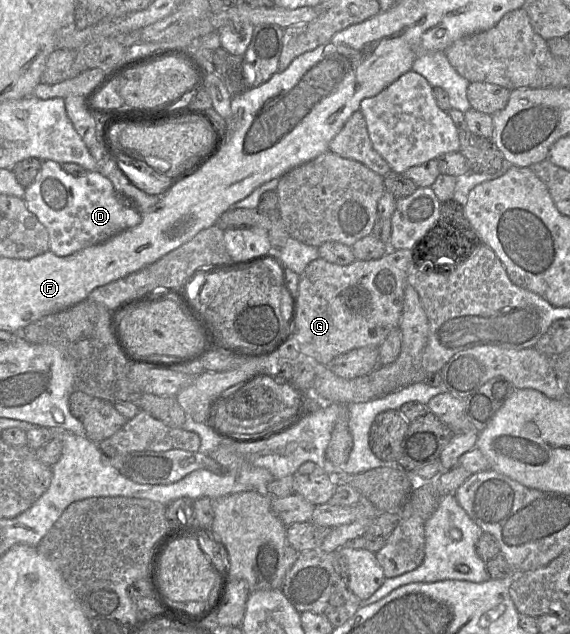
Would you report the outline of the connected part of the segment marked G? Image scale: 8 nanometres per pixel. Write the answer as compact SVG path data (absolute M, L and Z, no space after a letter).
M389 250L383 257L377 260L362 261L356 260L346 266L336 265L325 261L322 258L318 258L310 262L298 278L298 312L296 320L296 337L295 341L297 348L301 355L305 355L315 359L318 363L327 366L329 362L335 357L349 352L353 349L362 347L378 347L388 336L388 334L398 329L399 321L401 318L403 303L404 303L404 291L407 284L411 283L411 273L413 271L413 264L410 261L411 250Z

